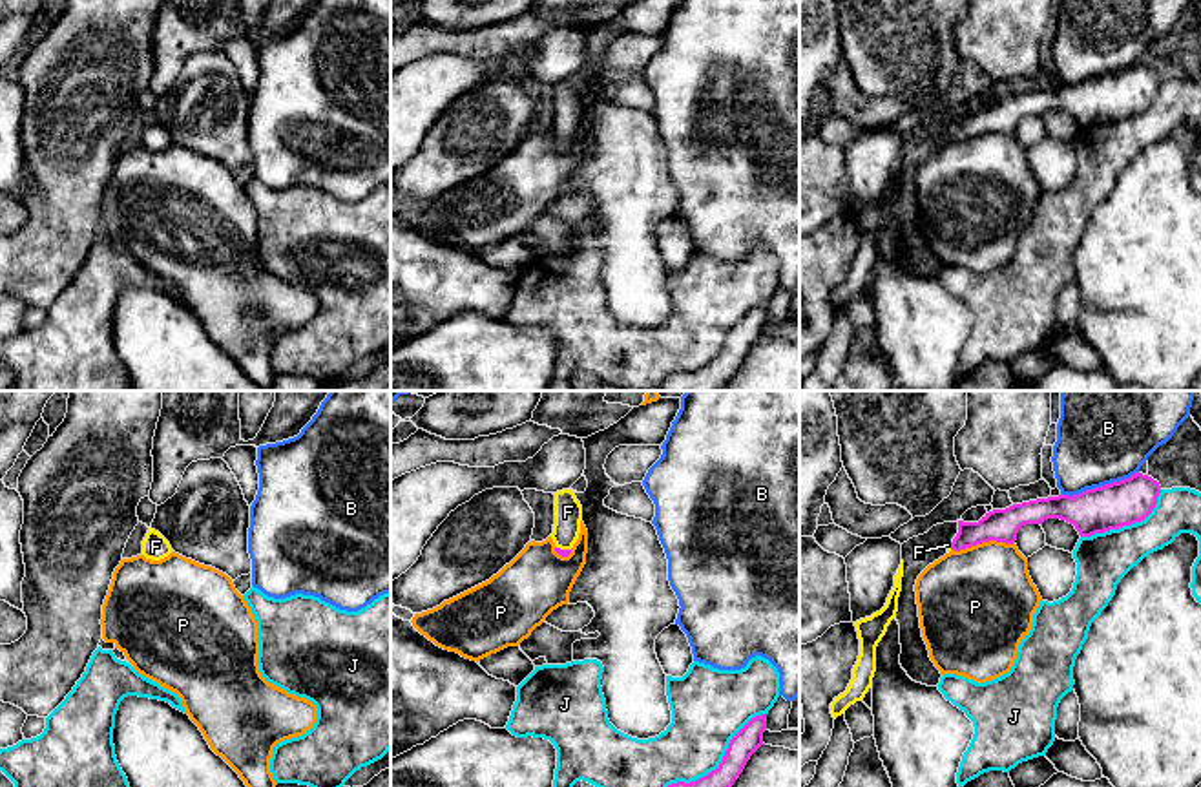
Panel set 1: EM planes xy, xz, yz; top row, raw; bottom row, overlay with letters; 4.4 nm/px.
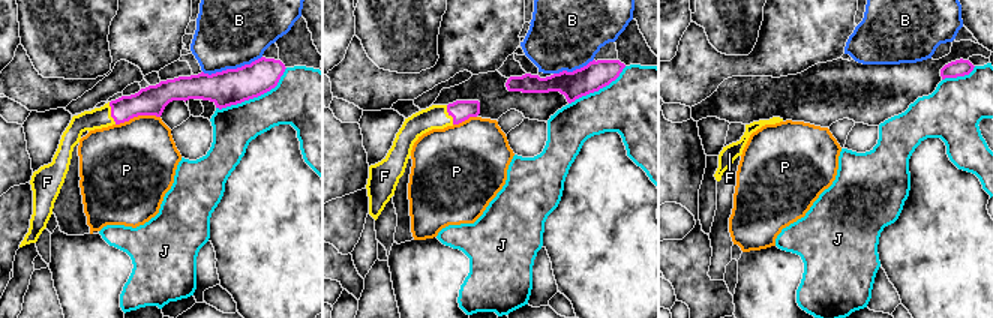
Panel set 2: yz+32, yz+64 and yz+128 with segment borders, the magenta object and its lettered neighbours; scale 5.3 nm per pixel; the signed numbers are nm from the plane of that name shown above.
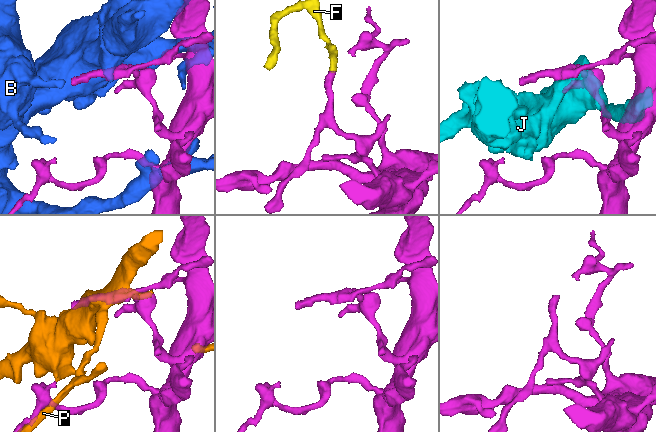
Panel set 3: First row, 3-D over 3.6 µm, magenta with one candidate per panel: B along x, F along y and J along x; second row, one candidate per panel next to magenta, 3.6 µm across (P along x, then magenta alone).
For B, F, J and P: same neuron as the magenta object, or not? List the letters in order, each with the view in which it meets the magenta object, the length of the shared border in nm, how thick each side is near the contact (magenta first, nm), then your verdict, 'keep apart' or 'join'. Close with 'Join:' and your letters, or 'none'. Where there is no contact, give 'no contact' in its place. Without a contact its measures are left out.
B: meets magenta in yz; contact 360 nm long; 200 nm thick on the magenta side, 340 nm on the other; keep apart
F: meets magenta in xz; contact 70 nm long; 30 nm thick on the magenta side, 130 nm on the other; join
J: meets magenta in xz; contact 600 nm long; 170 nm thick on the magenta side, 320 nm on the other; keep apart
P: meets magenta in yz; contact 280 nm long; 140 nm thick on the magenta side, 460 nm on the other; keep apart
Join: F

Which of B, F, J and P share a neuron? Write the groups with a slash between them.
B / F / J / P

